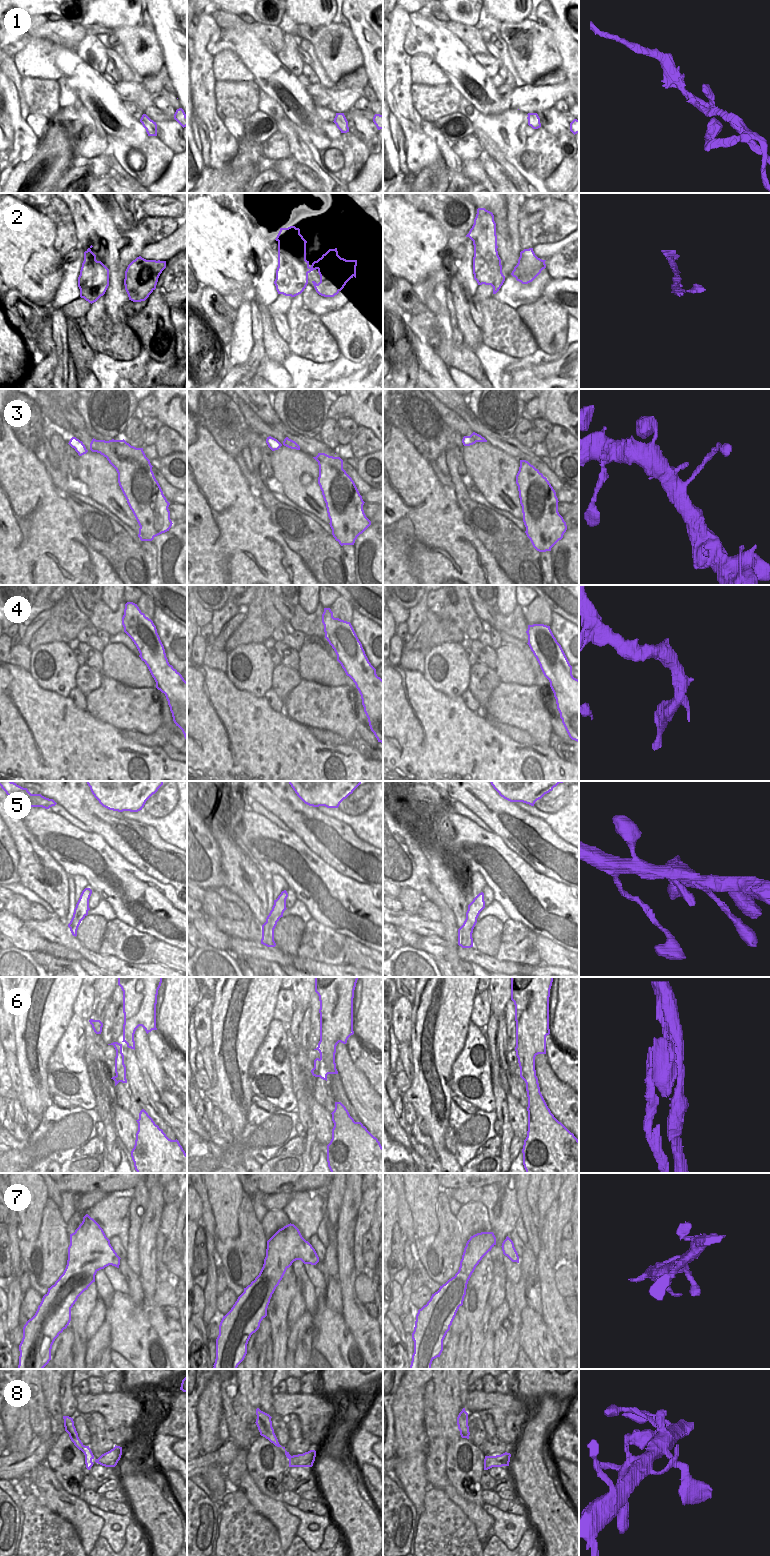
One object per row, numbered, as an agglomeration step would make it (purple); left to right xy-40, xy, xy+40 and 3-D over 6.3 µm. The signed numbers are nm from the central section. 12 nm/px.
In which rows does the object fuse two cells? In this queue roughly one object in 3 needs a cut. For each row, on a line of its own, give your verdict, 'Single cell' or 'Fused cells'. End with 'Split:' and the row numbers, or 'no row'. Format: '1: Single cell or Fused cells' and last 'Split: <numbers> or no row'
1: Fused cells
2: Single cell
3: Single cell
4: Single cell
5: Single cell
6: Fused cells
7: Single cell
8: Single cell
Split: 1, 6

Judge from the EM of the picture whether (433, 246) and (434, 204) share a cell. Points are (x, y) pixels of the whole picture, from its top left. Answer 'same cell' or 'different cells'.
different cells

